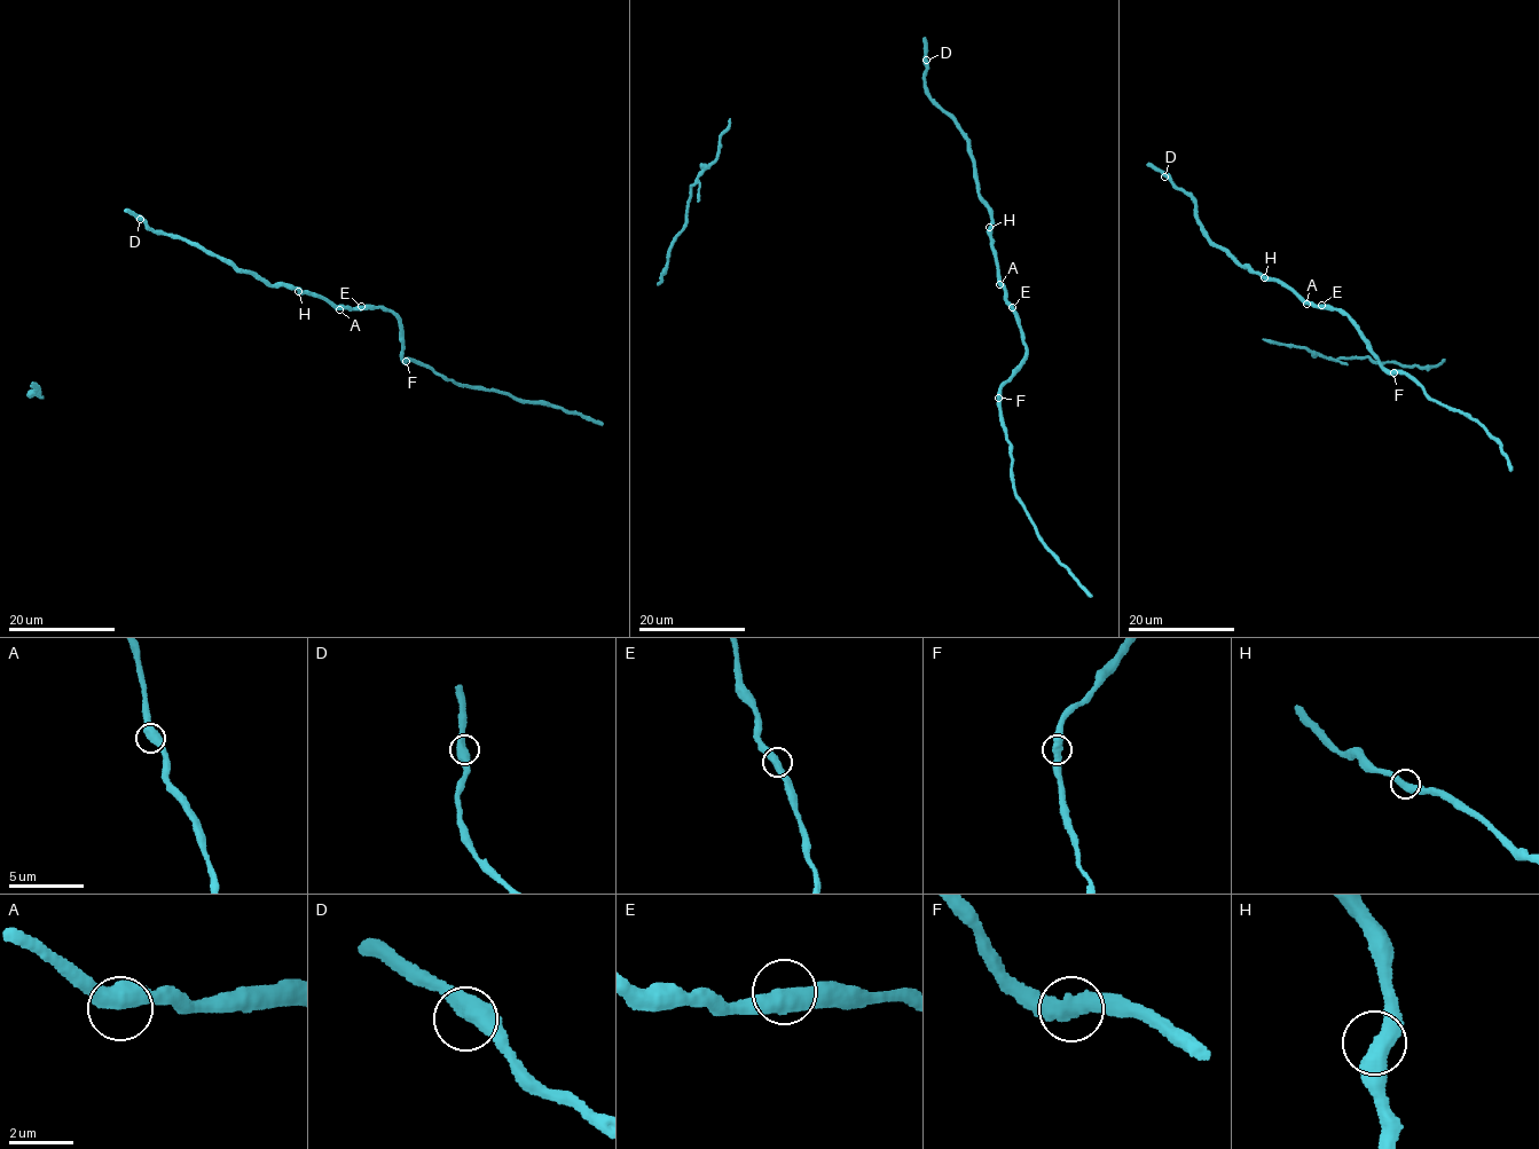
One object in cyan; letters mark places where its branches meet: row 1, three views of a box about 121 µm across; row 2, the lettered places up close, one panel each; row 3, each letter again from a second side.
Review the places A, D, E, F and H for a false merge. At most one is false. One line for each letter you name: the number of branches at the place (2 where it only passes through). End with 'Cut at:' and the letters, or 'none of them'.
Cut at: none of them

